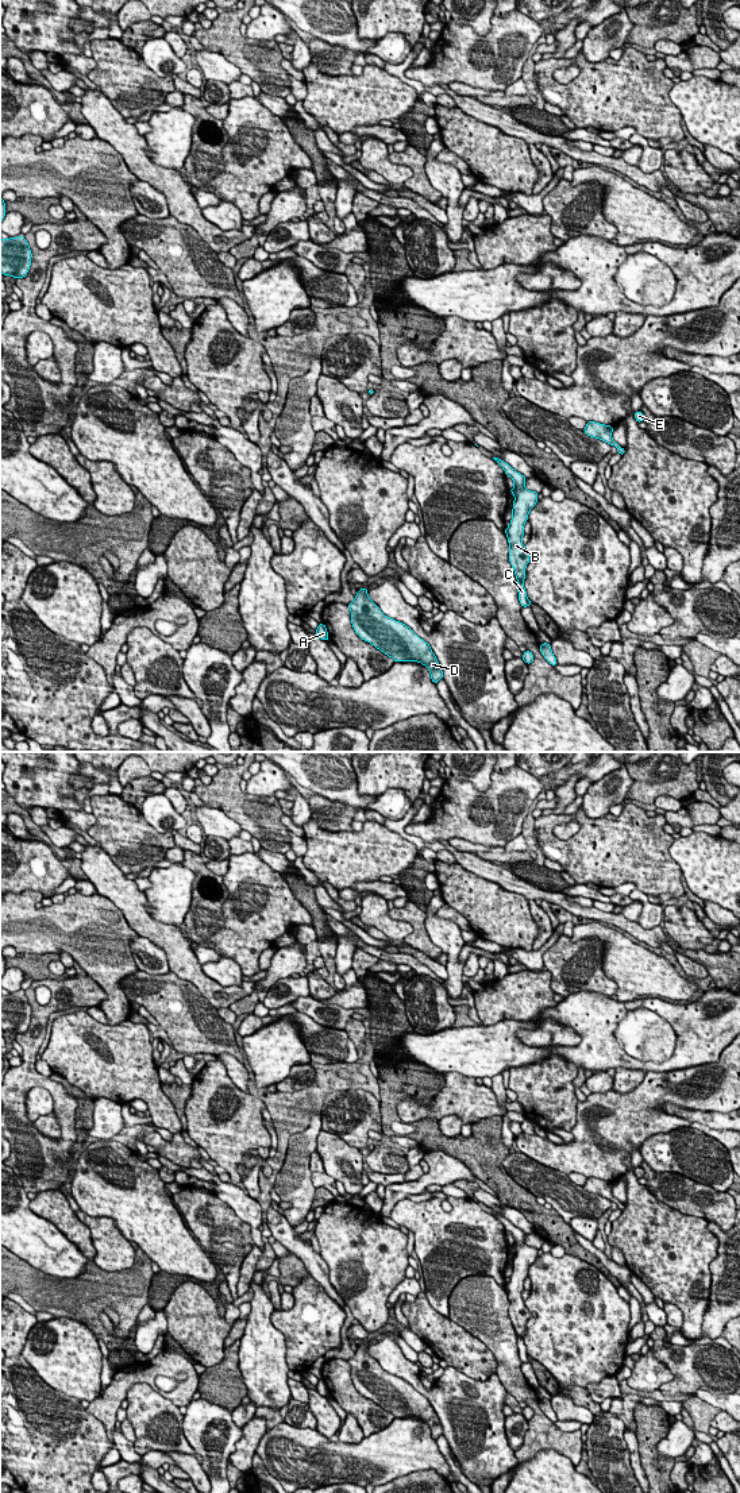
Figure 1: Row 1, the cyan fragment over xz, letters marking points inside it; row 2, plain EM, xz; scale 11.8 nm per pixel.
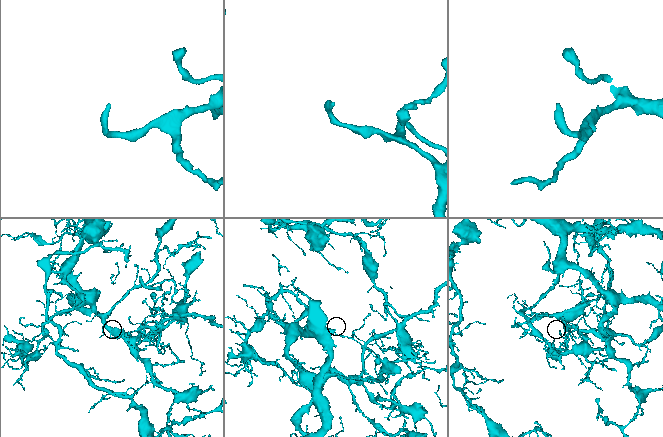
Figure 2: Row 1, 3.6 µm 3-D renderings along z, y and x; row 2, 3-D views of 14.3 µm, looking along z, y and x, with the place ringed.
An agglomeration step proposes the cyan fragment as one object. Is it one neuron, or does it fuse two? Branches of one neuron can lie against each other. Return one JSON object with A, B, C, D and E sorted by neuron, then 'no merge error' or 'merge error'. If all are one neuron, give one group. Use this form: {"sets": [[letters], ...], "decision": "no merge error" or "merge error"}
{"sets": [["A", "B", "D", "E"], ["C"]], "decision": "merge error"}

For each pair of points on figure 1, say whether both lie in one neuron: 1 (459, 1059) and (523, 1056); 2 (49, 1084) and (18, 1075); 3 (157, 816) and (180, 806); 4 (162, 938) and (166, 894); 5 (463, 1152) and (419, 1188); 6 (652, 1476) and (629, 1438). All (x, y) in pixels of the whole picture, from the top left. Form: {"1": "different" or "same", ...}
{"1": "same", "2": "same", "3": "different", "4": "different", "5": "different", "6": "different"}

